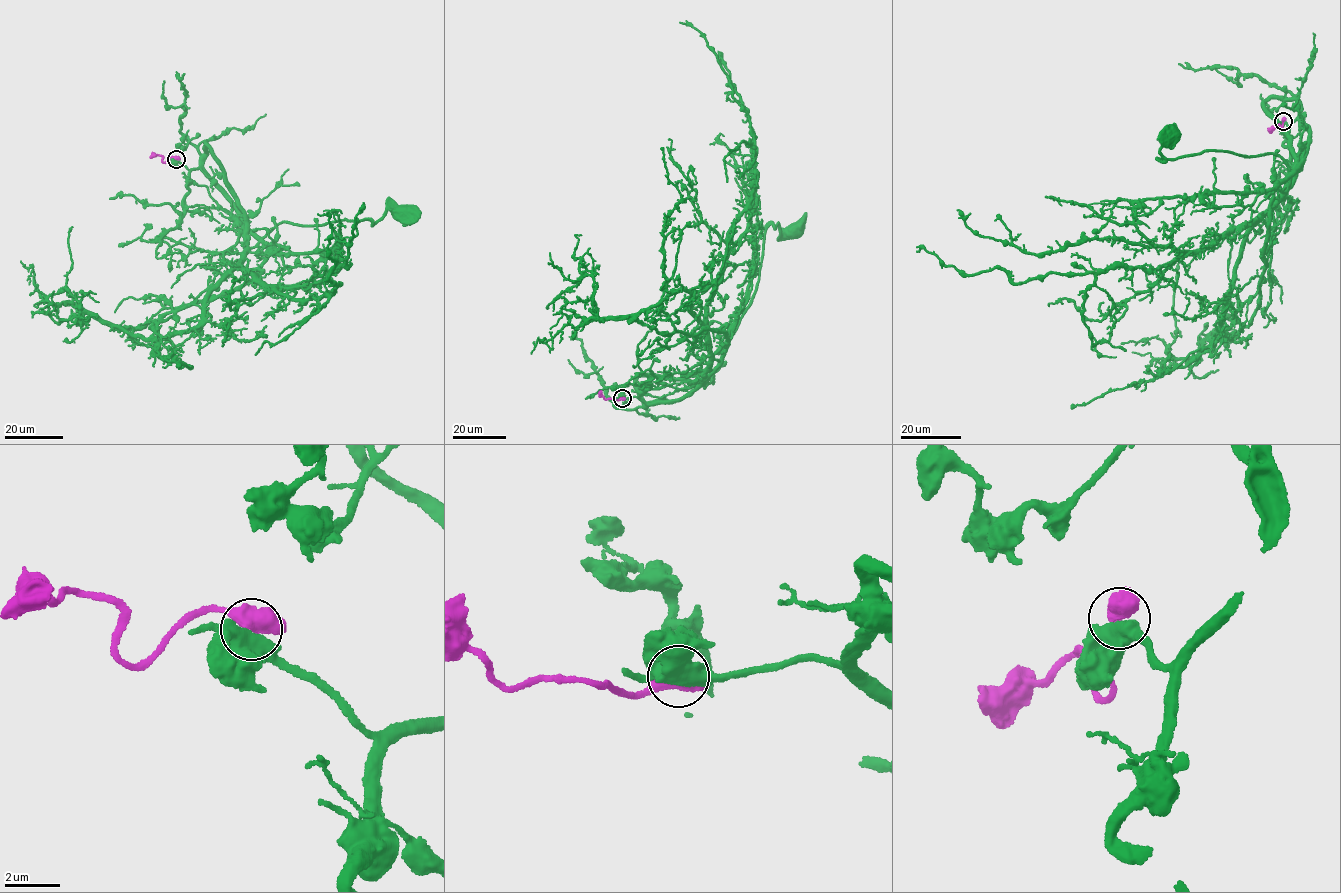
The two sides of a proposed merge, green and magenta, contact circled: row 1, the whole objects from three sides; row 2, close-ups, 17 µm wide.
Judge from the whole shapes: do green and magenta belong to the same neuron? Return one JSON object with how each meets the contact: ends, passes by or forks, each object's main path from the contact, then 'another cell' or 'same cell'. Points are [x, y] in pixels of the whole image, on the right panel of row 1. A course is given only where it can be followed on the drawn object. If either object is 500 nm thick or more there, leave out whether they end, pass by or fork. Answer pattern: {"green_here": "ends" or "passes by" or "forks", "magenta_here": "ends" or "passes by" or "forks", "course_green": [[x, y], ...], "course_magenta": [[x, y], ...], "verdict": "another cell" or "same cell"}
{"course_green": [[1283, 121], [1288, 135], [1300, 135], [1305, 152], [1291, 172], [1269, 153], [1203, 150], [1159, 160], [1172, 135]], "course_magenta": [[1283, 120], [1281, 129], [1279, 124], [1269, 132]], "verdict": "same cell"}

